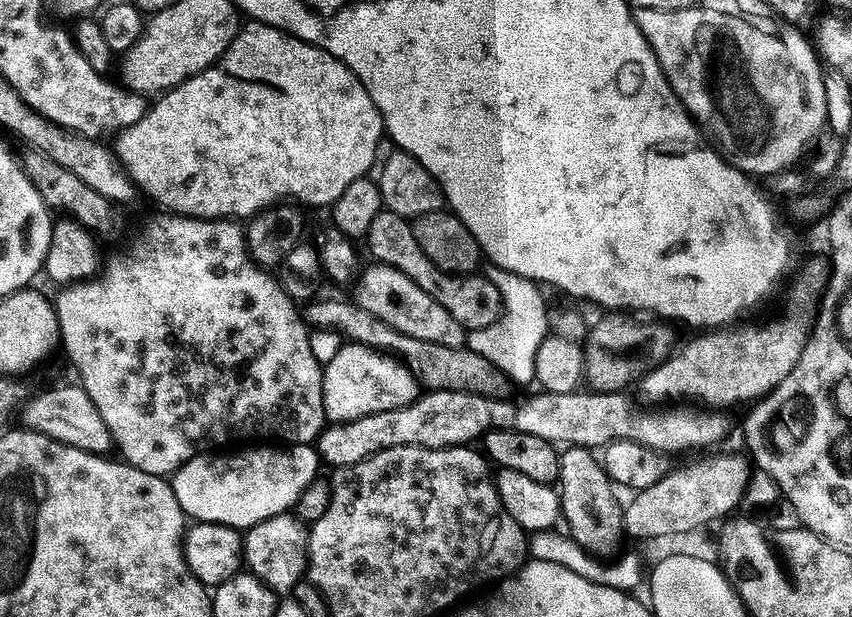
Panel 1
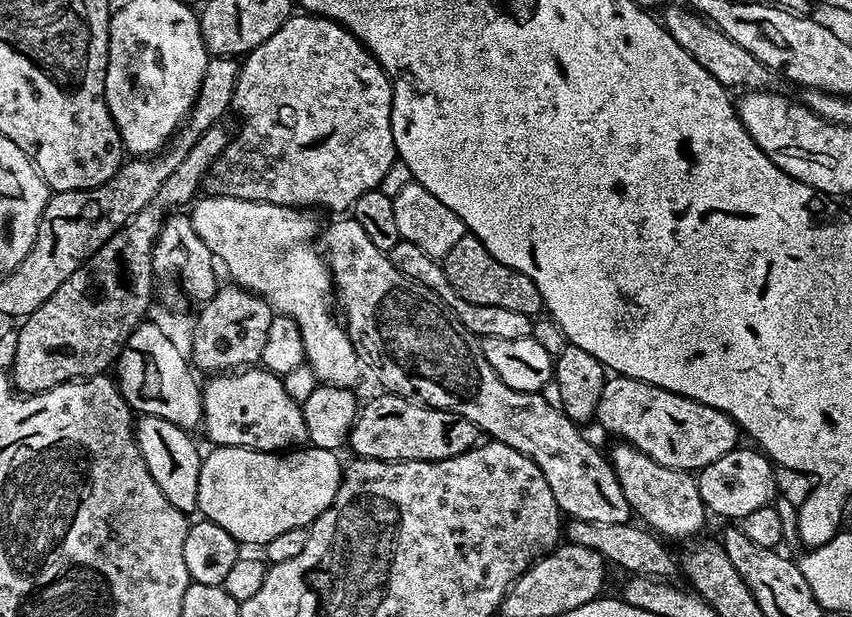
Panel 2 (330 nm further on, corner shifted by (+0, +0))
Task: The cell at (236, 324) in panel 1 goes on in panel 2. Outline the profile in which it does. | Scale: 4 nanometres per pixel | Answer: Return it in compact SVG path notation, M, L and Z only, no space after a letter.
M249 366L213 375L202 384L202 431L221 448L253 448L259 452L283 452L308 439L302 404L286 392L283 379L262 366Z

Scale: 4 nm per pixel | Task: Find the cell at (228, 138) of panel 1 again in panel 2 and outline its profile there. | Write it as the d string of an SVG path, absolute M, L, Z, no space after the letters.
M293 14L282 27L274 30L274 34L270 34L270 38L266 38L266 42L247 53L243 57L238 82L234 86L232 108L240 115L240 133L235 133L232 143L228 144L223 154L214 161L206 177L207 191L218 196L266 202L301 210L329 208L330 211L336 212L332 214L344 214L351 209L354 201L362 198L364 192L375 192L379 189L382 178L386 178L386 170L390 170L390 166L398 159L392 133L392 81L388 79L384 67L373 58L364 43L349 28L344 28L325 16Z

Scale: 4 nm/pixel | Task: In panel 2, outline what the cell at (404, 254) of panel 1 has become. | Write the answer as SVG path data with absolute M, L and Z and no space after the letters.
M399 240L398 243L388 252L390 262L394 270L398 270L406 278L434 290L438 298L451 312L470 330L477 338L489 336L490 338L526 338L532 335L533 317L526 314L518 314L518 310L506 310L502 306L478 306L474 302L466 302L452 287L446 278L441 261L437 257L426 254L426 250L421 250L419 246L414 246L414 242Z

